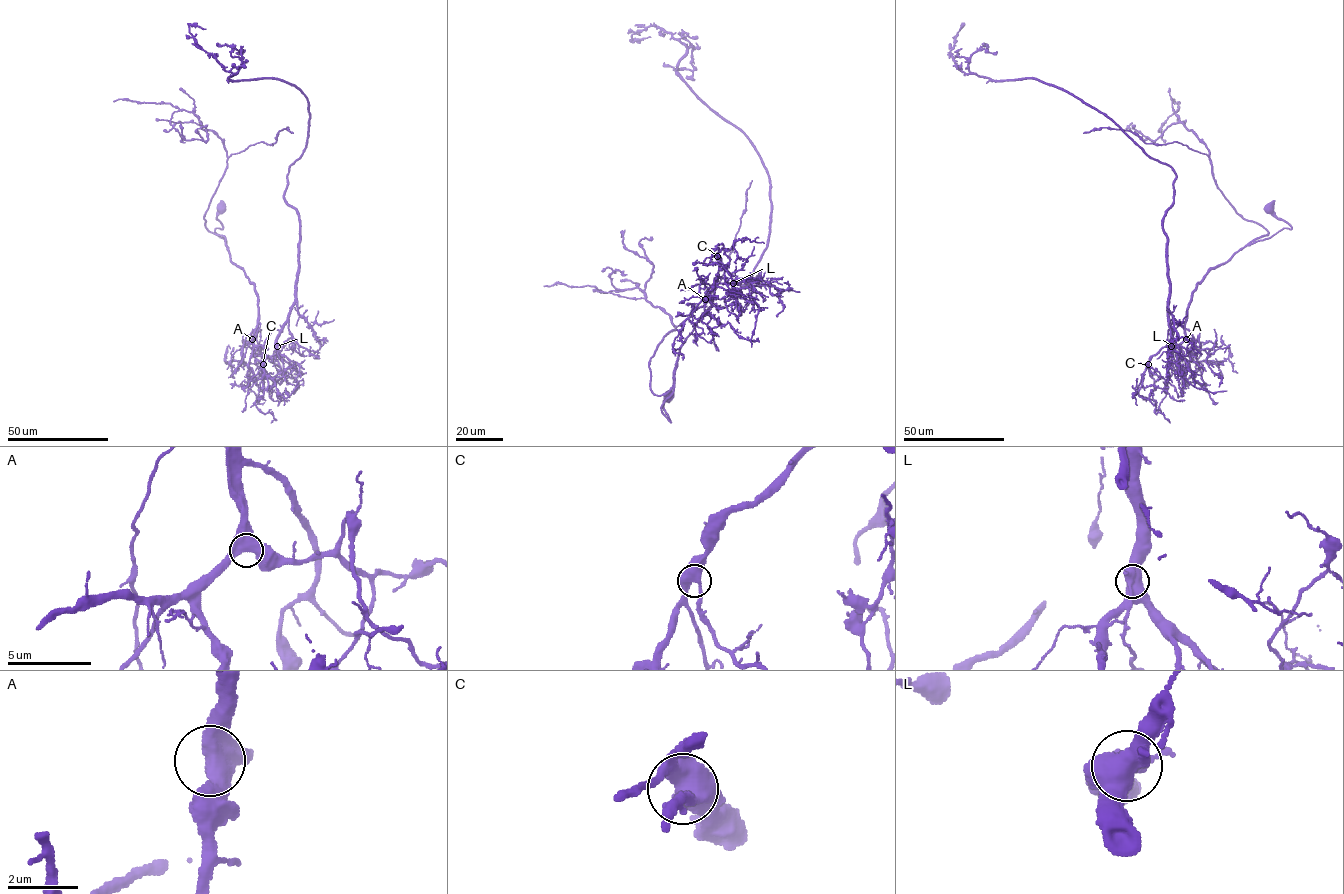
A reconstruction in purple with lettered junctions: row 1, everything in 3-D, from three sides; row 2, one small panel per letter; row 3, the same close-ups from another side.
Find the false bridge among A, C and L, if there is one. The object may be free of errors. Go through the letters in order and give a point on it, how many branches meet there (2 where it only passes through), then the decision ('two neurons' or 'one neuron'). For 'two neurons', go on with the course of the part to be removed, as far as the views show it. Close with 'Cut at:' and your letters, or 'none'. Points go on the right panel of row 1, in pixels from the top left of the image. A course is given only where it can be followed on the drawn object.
A: at (1186, 339); 3 branches meet; one neuron
C: at (1148, 364); 3 branches meet; one neuron
L: at (1171, 346); 3 branches meet; two neurons; foreign part runs (1171, 346), (1163, 219), (1175, 172), (1067, 92), (961, 71), (950, 54), (959, 29)
Cut at: L

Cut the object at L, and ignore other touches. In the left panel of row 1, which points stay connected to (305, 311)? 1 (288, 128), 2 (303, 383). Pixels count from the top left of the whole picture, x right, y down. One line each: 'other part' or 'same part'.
1: other part
2: other part

